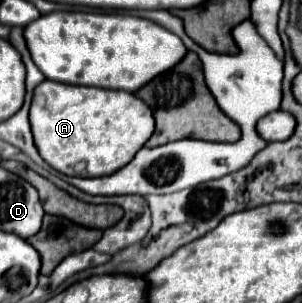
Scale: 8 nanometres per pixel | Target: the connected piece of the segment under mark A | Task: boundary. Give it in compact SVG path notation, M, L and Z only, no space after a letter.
M45 79L35 87L31 111L31 131L35 137L35 145L39 155L57 171L73 177L101 177L111 175L117 169L125 167L135 153L149 141L155 129L153 111L137 99L133 93L127 91L111 91L111 89L97 89L97 87L81 87L81 85L65 85L57 81Z

